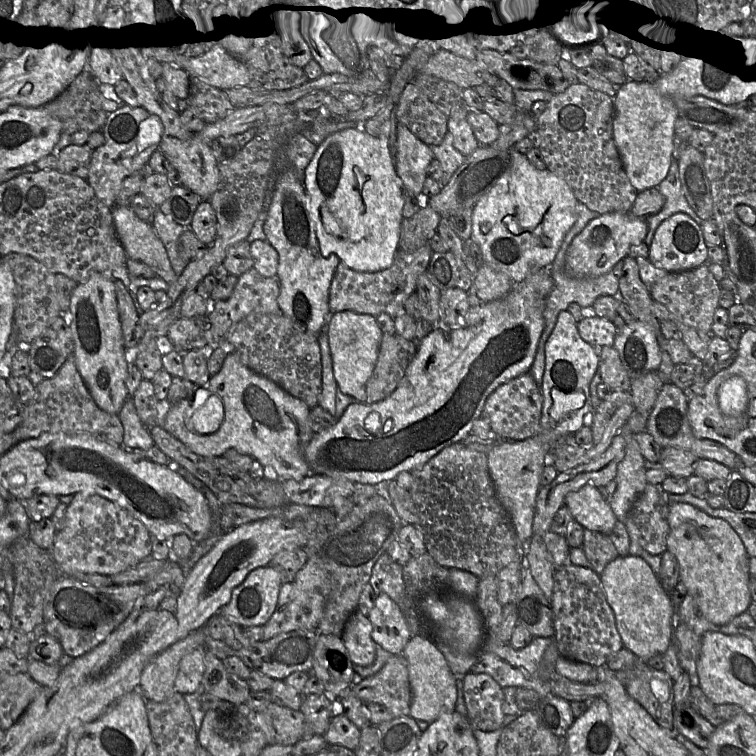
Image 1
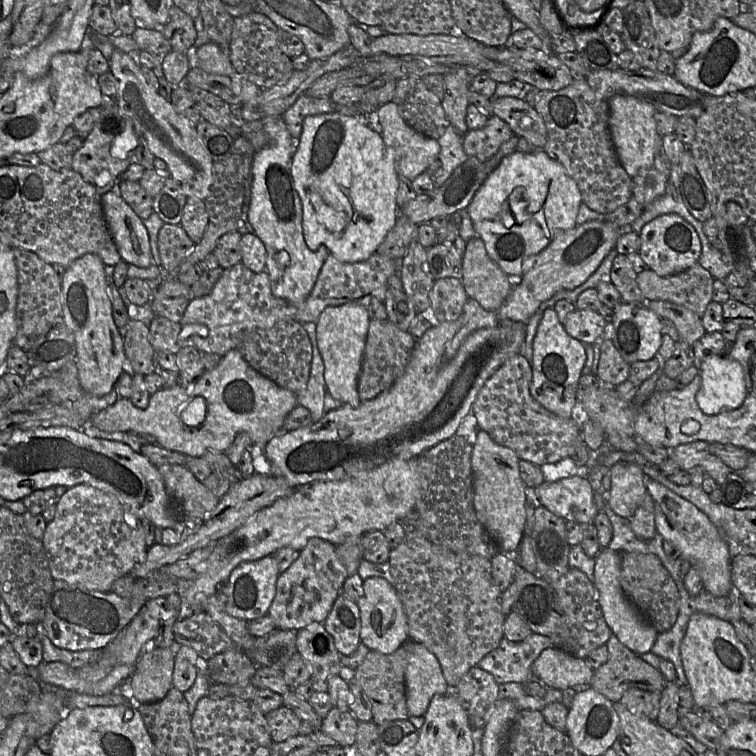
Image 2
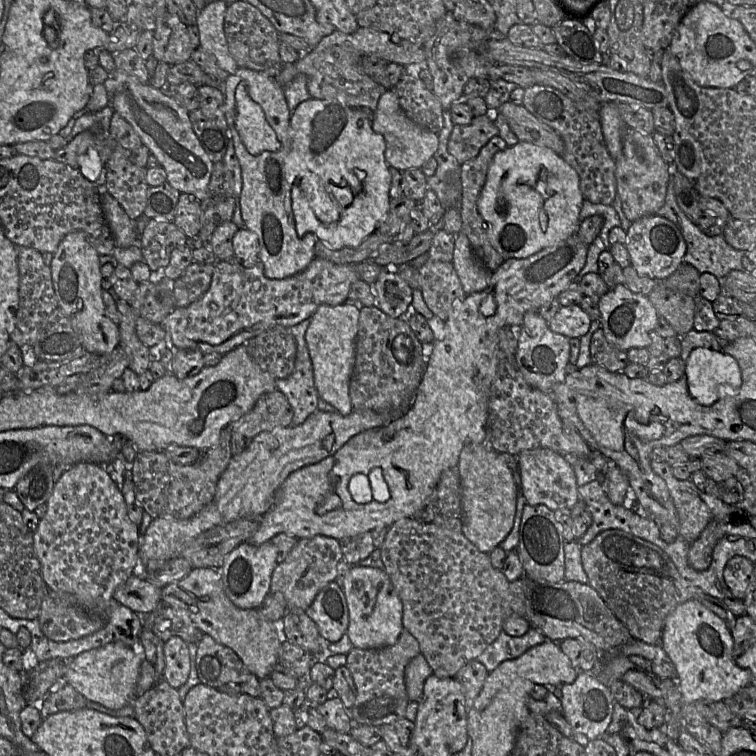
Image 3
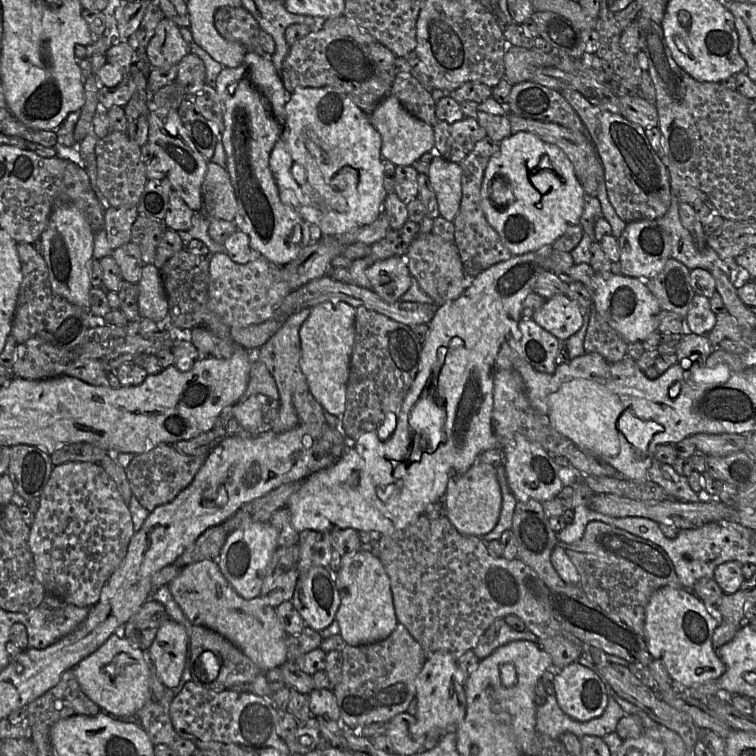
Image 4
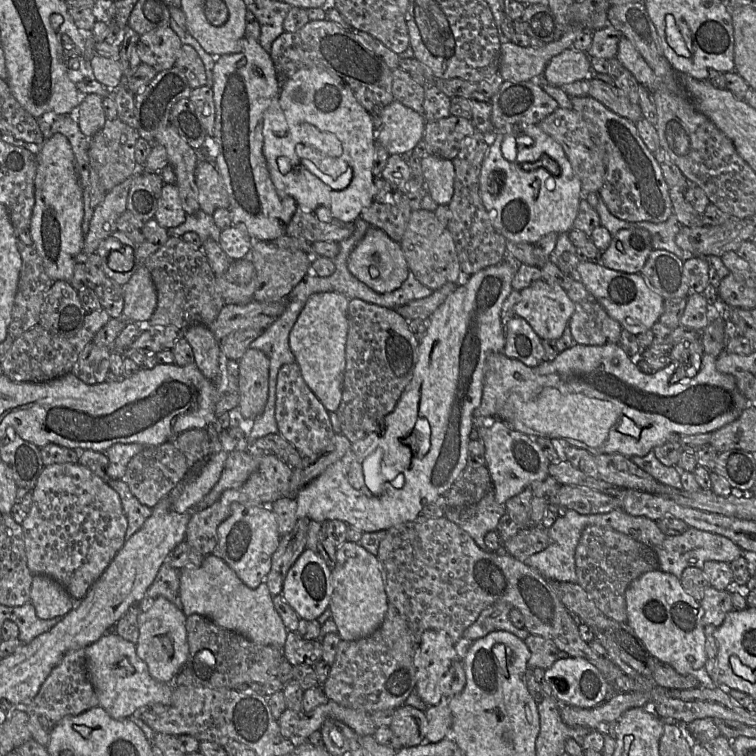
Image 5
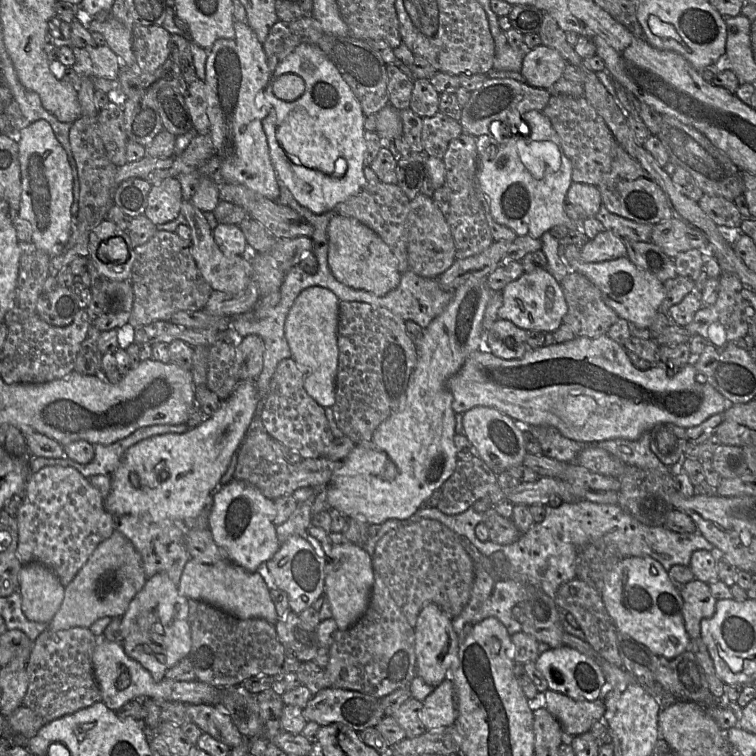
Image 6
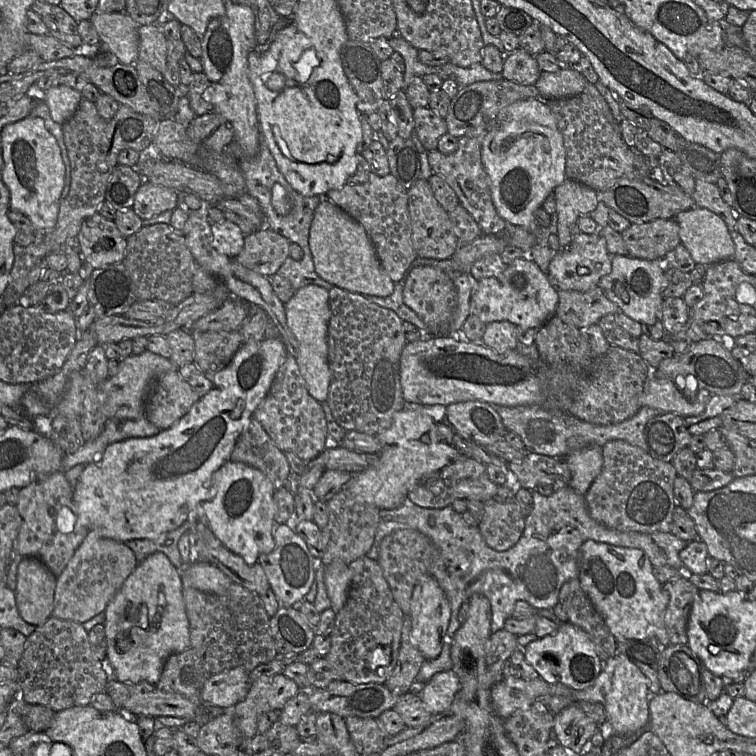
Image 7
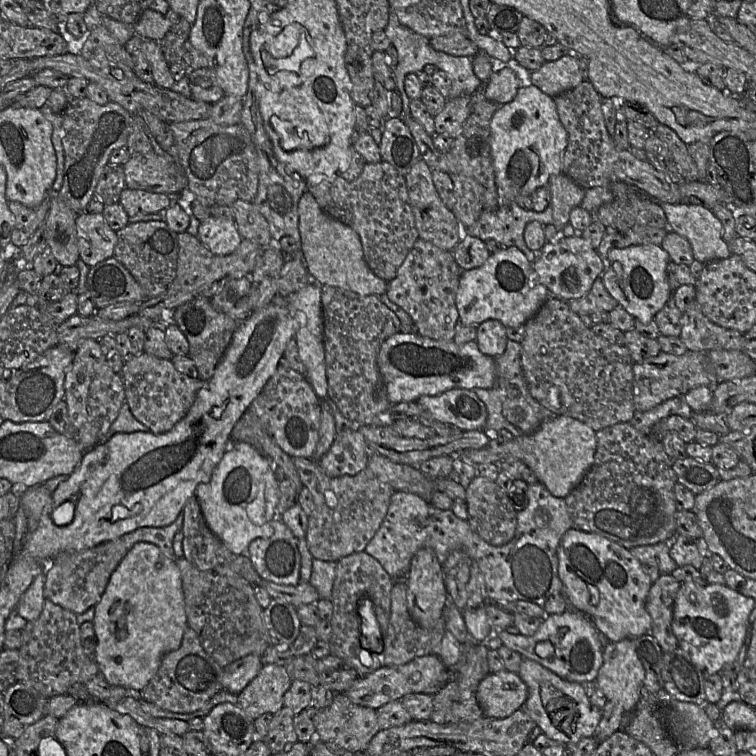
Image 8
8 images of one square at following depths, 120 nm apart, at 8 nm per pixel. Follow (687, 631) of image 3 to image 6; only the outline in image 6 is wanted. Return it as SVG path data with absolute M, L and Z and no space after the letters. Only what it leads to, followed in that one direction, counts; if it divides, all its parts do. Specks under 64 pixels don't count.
M649 556L621 559L605 576L600 595L617 630L647 646L659 657L672 659L690 650L683 619L680 587L669 578L667 570Z

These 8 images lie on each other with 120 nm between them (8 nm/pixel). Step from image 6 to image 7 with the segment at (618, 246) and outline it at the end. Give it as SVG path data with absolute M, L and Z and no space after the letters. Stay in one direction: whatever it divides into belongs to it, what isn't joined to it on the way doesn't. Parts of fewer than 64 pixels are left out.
M579 233L572 236L564 250L554 253L547 275L554 287L585 292L598 286L600 279L611 272L612 256L607 250L605 239L599 234Z

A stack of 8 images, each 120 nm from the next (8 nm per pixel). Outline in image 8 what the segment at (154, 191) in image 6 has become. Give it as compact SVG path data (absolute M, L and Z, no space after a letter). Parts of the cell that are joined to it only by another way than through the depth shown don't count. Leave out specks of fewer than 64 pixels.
M125 188L120 195L119 204L123 206L129 217L132 217L164 211L175 200L176 197L165 193Z

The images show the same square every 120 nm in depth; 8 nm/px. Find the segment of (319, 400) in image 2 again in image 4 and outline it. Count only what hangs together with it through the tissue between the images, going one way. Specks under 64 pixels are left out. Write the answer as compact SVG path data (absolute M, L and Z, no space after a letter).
M306 307L290 316L276 333L261 347L253 350L254 359L262 361L273 376L280 397L279 416L272 426L276 434L289 431L299 425L297 412L292 404L292 395L295 391L309 390L306 379L300 366L301 342L299 330L310 314L310 308Z

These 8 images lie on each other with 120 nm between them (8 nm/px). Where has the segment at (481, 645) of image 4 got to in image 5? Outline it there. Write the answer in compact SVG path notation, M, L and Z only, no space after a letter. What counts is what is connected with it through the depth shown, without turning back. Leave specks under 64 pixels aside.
M497 603L486 608L464 631L463 636L473 642L493 631L507 631L525 640L530 633L525 628L519 629L513 625L509 616L511 610L512 606L507 603Z

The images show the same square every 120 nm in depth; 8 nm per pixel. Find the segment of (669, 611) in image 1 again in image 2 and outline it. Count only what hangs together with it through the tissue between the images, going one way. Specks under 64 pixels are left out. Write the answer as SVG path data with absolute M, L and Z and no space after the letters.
M603 548L595 558L593 583L598 593L603 616L612 633L634 653L645 654L651 652L659 633L627 598L621 587L623 553L624 551Z

